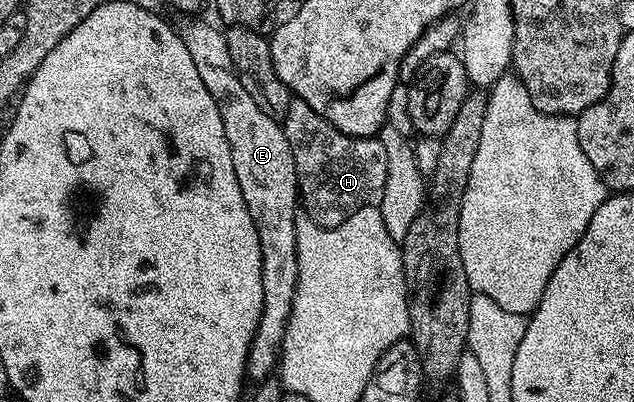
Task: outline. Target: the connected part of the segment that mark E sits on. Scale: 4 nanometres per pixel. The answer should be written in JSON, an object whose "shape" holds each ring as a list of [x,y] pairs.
{"shape":[[[184,16],[179,19],[178,33],[182,44],[190,51],[194,59],[194,68],[198,68],[198,77],[210,96],[214,96],[214,104],[218,104],[218,116],[222,116],[222,128],[226,128],[226,144],[230,144],[230,156],[234,156],[234,176],[238,176],[238,184],[242,188],[242,200],[246,200],[246,208],[250,212],[250,220],[254,220],[254,228],[258,232],[258,244],[262,248],[262,316],[258,320],[258,328],[254,332],[254,340],[250,340],[248,368],[246,371],[253,383],[259,384],[277,369],[280,360],[282,340],[286,336],[286,324],[290,316],[290,308],[294,300],[294,292],[298,284],[298,254],[295,252],[295,230],[298,219],[298,187],[296,169],[294,168],[294,152],[290,152],[290,140],[286,140],[283,125],[277,119],[266,116],[253,98],[242,88],[238,76],[232,71],[230,48],[226,48],[226,36],[219,25],[211,26],[208,22],[199,22],[196,16]]]}

